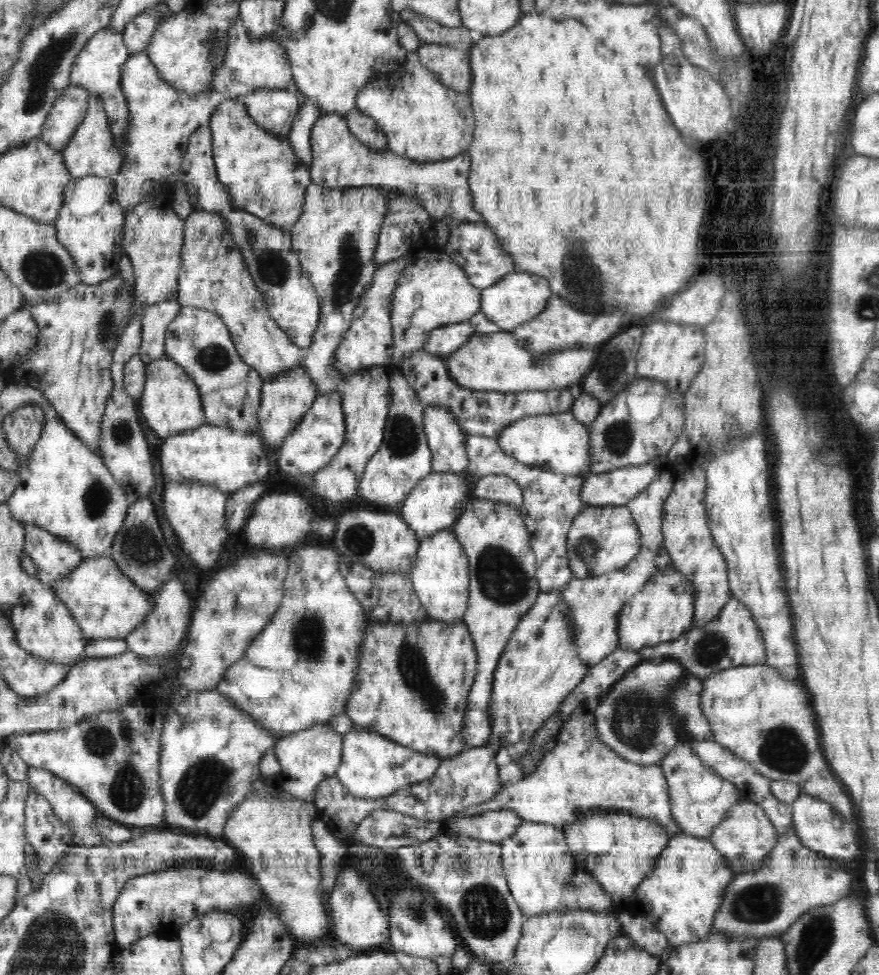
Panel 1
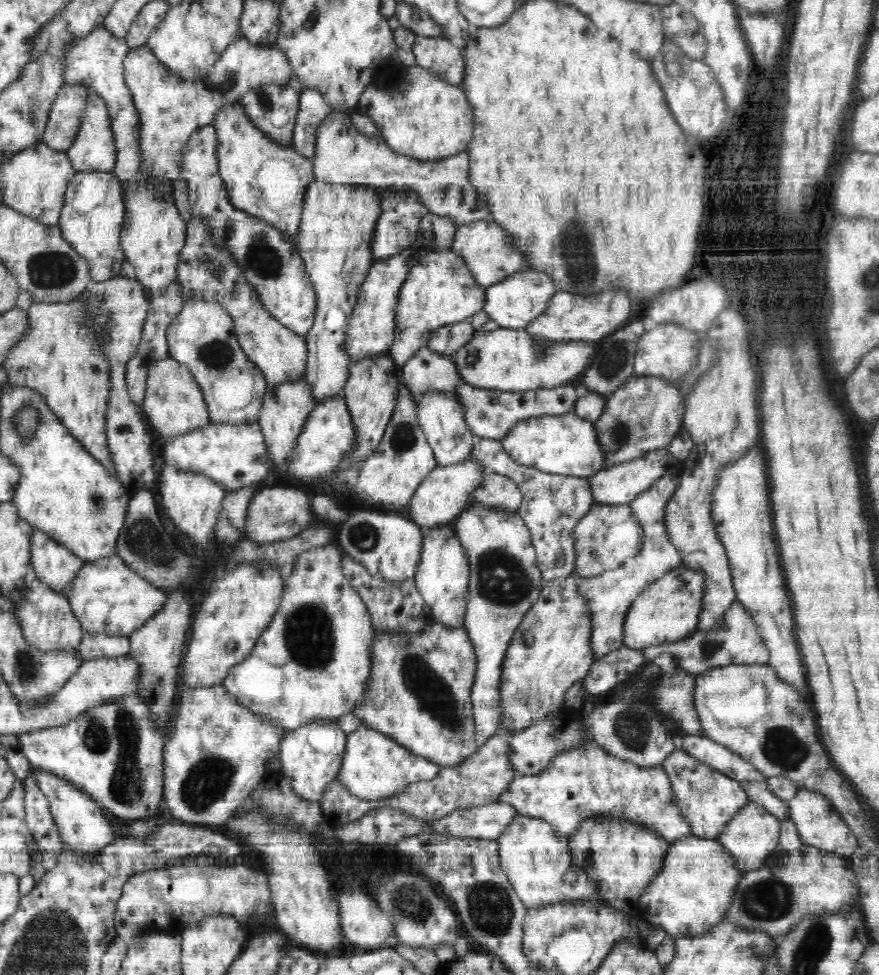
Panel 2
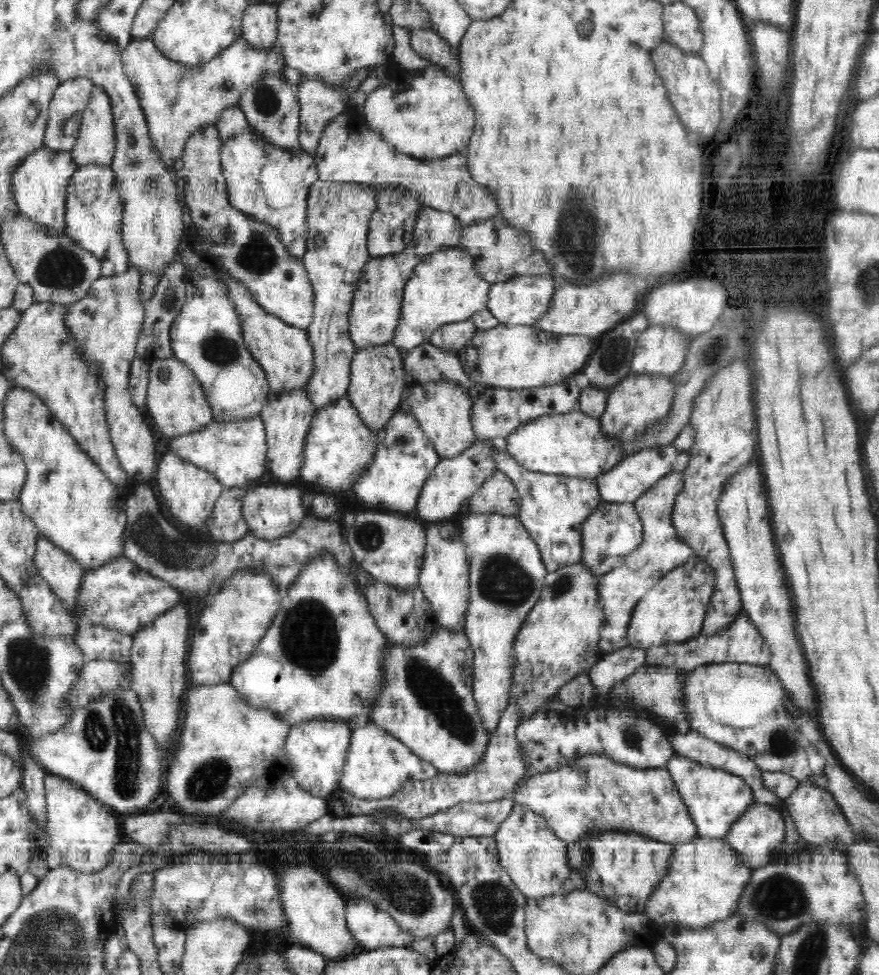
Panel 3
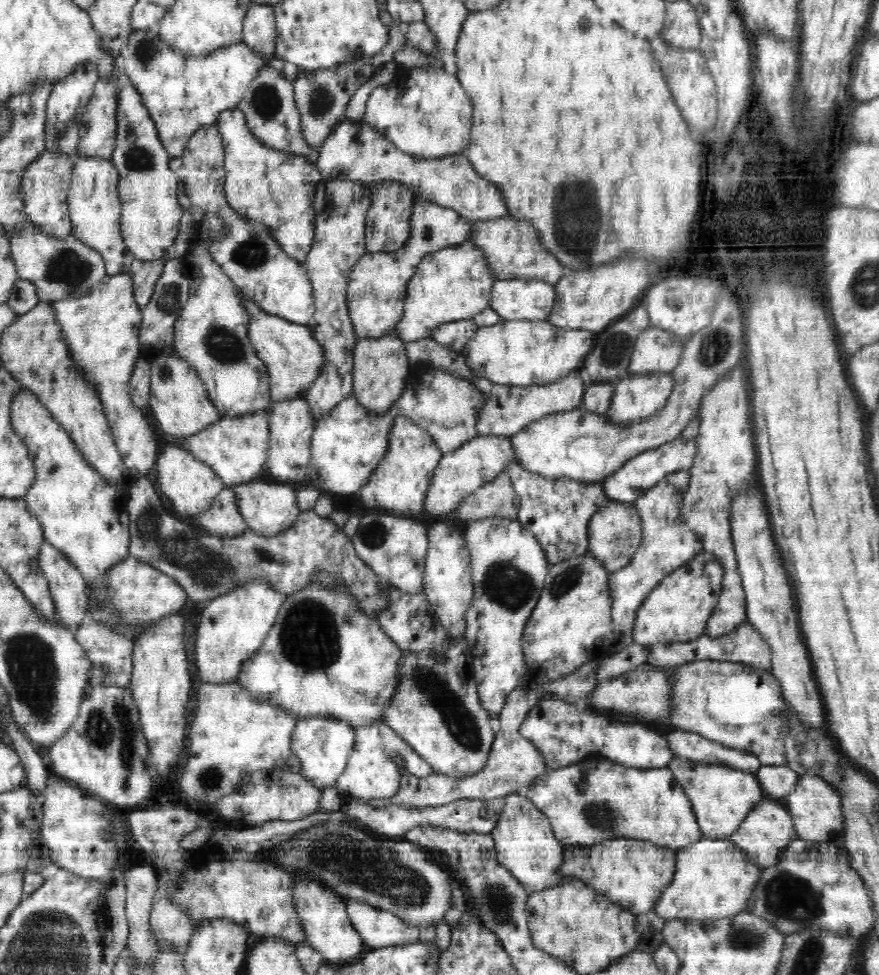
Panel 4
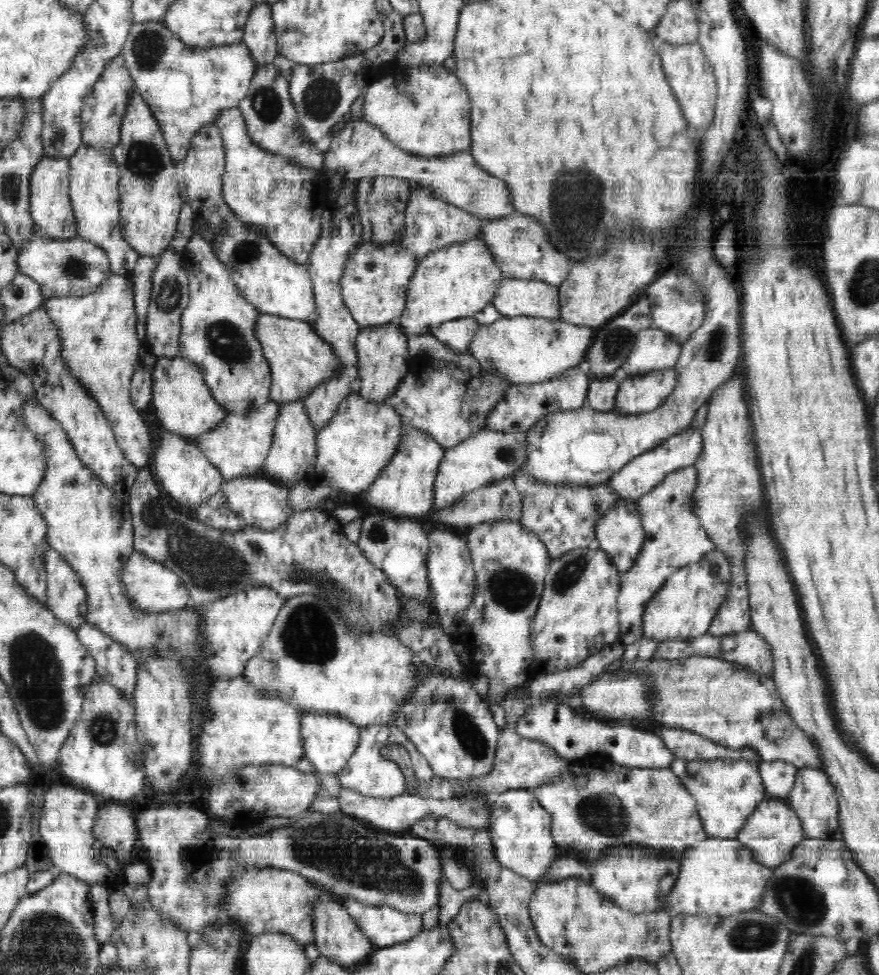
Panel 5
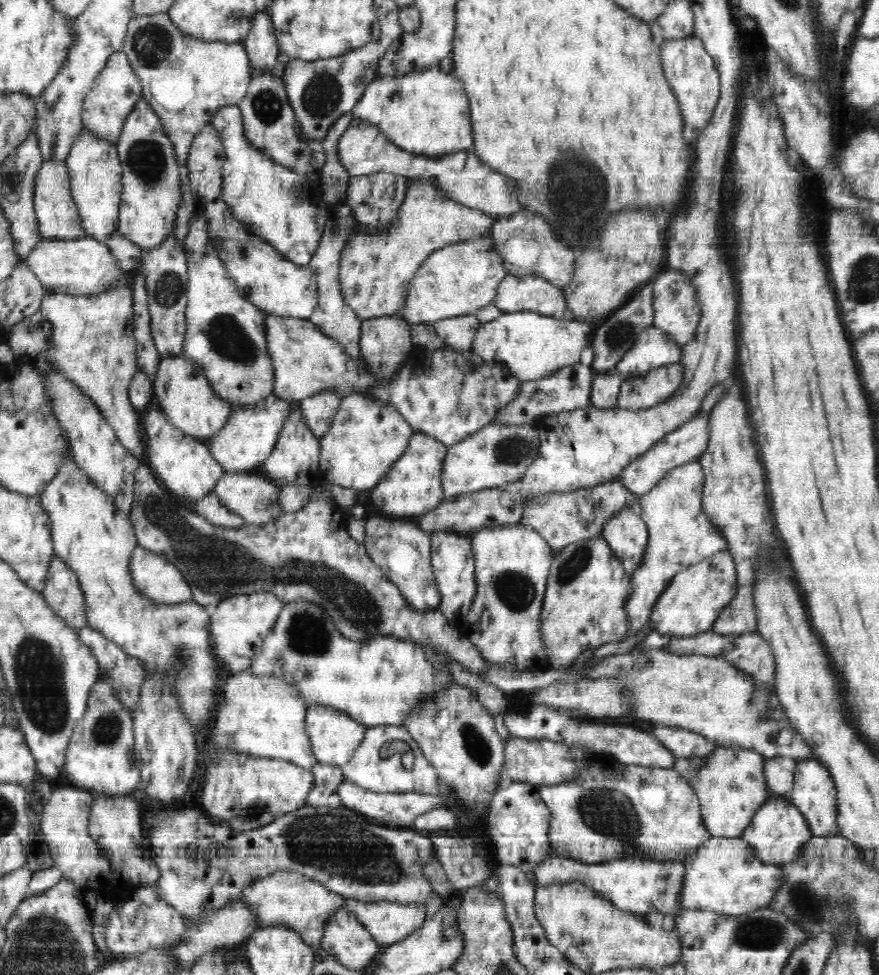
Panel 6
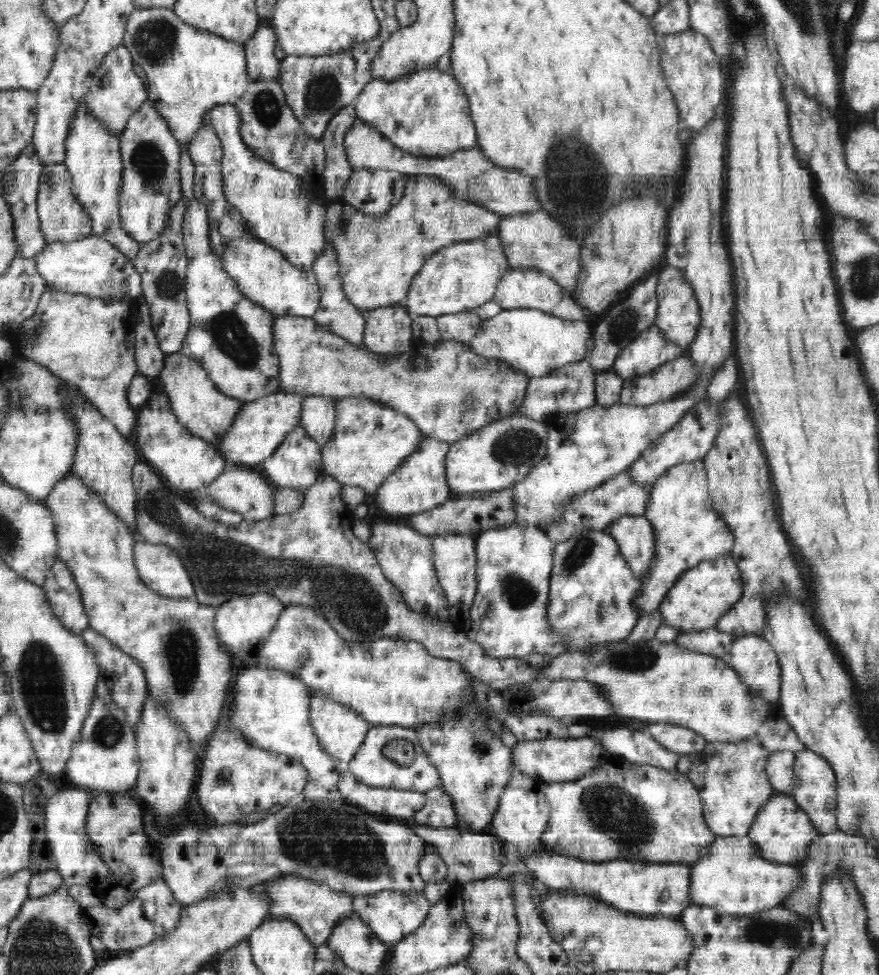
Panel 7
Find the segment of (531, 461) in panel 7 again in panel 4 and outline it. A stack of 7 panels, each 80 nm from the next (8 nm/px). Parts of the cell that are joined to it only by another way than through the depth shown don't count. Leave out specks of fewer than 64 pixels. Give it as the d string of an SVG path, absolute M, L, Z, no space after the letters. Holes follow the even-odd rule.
M476 434L470 442L466 442L460 448L442 455L442 459L430 481L423 502L422 514L432 514L432 516L439 518L453 512L477 488L494 480L502 471L506 471L510 464L516 464L517 460L511 437Z

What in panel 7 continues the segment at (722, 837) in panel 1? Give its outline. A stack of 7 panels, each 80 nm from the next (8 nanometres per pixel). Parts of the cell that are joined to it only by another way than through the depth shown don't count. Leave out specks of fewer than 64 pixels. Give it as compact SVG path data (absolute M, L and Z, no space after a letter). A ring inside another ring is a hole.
M780 793L758 811L747 837L754 842L756 851L764 860L780 864L798 864L807 855L808 847L819 832L810 817L804 812L791 794Z

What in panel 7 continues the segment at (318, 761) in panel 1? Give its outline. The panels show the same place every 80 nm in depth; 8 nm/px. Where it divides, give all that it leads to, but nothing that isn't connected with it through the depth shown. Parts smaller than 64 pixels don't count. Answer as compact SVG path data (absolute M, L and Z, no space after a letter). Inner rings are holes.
M314 693L310 705L310 725L316 733L316 739L322 750L332 758L337 758L343 765L349 763L372 727L368 721L362 719L359 714L349 706L344 706L332 700L324 699L320 693Z

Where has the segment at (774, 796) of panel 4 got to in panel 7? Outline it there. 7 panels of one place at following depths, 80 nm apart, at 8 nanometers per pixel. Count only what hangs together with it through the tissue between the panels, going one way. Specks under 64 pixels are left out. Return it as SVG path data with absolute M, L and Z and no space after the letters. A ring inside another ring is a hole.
M778 750L778 752L770 753L765 771L770 784L778 794L790 794L792 791L794 758L795 753L789 750Z

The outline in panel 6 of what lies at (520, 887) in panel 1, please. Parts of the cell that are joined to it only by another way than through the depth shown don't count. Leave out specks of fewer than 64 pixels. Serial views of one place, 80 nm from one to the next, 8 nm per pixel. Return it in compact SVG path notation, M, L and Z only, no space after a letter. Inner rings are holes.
M510 781L497 789L484 822L495 859L502 866L517 867L525 873L533 872L534 866L542 864L553 854L548 840L550 809L540 799L538 785Z

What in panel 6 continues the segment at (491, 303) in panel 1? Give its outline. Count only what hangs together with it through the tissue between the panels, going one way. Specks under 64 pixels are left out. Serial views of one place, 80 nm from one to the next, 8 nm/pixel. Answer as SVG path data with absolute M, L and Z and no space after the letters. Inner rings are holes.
M507 274L499 284L493 303L502 313L538 312L559 320L574 320L563 289L541 276Z

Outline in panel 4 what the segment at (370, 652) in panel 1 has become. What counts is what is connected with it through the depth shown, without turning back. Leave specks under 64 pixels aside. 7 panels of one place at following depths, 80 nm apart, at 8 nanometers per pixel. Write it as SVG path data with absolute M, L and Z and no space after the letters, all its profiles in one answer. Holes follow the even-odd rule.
M464 637L448 639L443 646L446 658L440 661L434 651L416 653L406 651L400 664L400 688L394 692L389 707L385 708L381 722L392 728L434 769L451 777L465 777L480 772L488 760L496 734L492 730L492 717L482 708L478 689L474 683L473 661L470 647Z

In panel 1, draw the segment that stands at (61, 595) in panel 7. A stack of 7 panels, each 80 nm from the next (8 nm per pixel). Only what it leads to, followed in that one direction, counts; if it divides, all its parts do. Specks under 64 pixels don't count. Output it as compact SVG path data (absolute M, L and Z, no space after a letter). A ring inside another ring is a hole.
M25 523L24 550L36 565L38 580L50 586L70 574L81 562L82 553L68 541L40 528Z

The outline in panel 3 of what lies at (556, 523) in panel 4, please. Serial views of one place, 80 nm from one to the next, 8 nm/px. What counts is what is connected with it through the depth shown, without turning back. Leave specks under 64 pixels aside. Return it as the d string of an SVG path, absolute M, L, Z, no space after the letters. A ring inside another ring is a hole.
M493 441L492 461L516 485L521 503L517 516L539 548L547 574L581 562L581 526L603 501L594 479L575 476L547 475L529 471L510 456L501 441Z

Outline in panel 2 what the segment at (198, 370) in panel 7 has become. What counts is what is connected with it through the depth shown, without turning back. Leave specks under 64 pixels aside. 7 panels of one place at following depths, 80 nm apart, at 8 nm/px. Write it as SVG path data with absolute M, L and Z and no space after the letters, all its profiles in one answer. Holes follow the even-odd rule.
M169 356L149 363L148 367L142 410L158 434L170 438L211 424L201 388L185 364Z

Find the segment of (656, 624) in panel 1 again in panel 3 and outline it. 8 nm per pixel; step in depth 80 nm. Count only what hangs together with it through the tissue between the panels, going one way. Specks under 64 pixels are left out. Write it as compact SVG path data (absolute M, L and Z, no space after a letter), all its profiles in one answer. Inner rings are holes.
M692 555L682 566L673 568L637 602L627 628L628 644L634 648L682 642L701 633L714 590L714 571L708 563Z

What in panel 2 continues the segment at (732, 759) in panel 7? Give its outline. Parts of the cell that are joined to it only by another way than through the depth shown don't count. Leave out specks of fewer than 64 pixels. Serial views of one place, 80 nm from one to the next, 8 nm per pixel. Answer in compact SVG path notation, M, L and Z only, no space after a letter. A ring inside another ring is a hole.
M678 747L674 749L662 764L669 776L672 793L678 808L681 809L682 818L690 825L691 834L703 839L715 839L722 829L734 818L734 815L746 804L750 803L746 797L745 789L737 780L724 776L717 769L697 762L692 755ZM712 778L714 784L708 790L702 790L702 780Z

